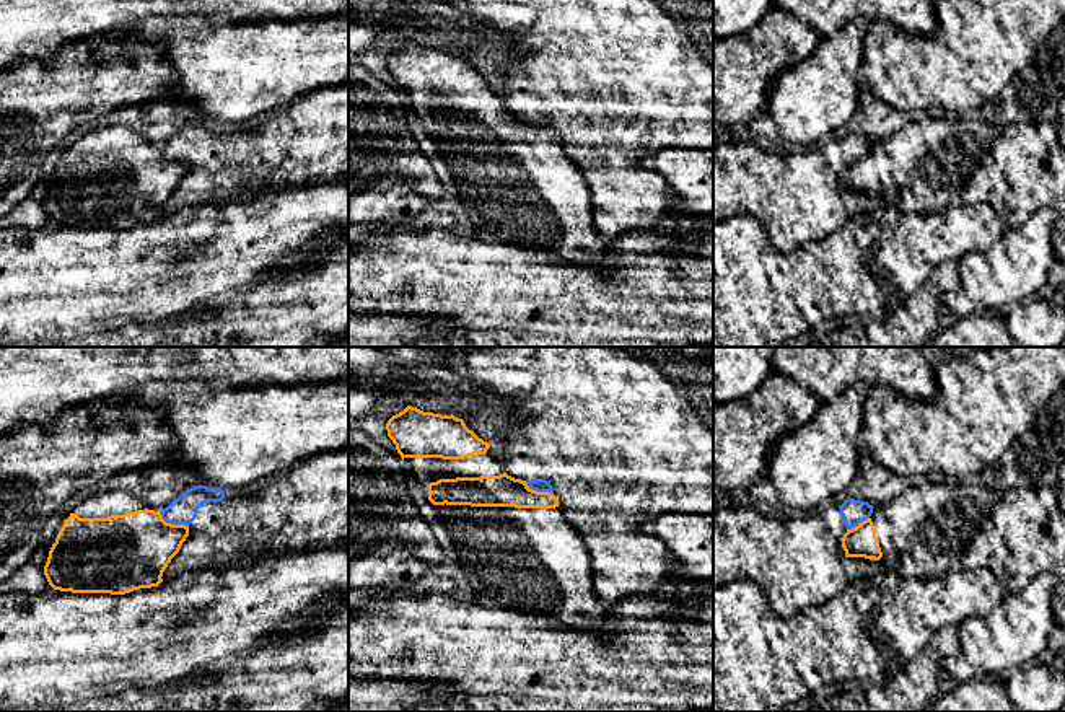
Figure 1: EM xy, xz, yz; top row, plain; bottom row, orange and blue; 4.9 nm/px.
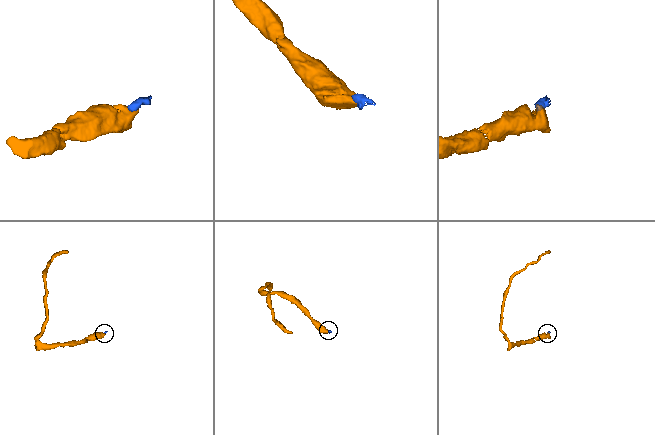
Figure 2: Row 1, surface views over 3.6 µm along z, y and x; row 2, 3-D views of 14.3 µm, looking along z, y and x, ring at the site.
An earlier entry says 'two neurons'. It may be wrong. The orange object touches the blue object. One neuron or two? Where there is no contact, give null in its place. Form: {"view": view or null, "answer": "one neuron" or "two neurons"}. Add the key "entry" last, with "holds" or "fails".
{"view": "xy", "answer": "two neurons", "entry": "holds"}

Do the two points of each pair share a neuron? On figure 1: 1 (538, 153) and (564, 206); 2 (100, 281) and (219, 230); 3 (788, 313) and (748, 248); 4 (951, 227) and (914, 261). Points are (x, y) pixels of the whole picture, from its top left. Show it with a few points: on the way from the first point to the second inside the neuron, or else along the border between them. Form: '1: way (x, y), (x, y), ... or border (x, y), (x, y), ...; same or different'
1: way (538, 167), (562, 193); same
2: way (129, 256), (170, 232), (189, 230); same
3: way (772, 297), (748, 272), (748, 264); same
4: way (942, 233), (924, 251); same

